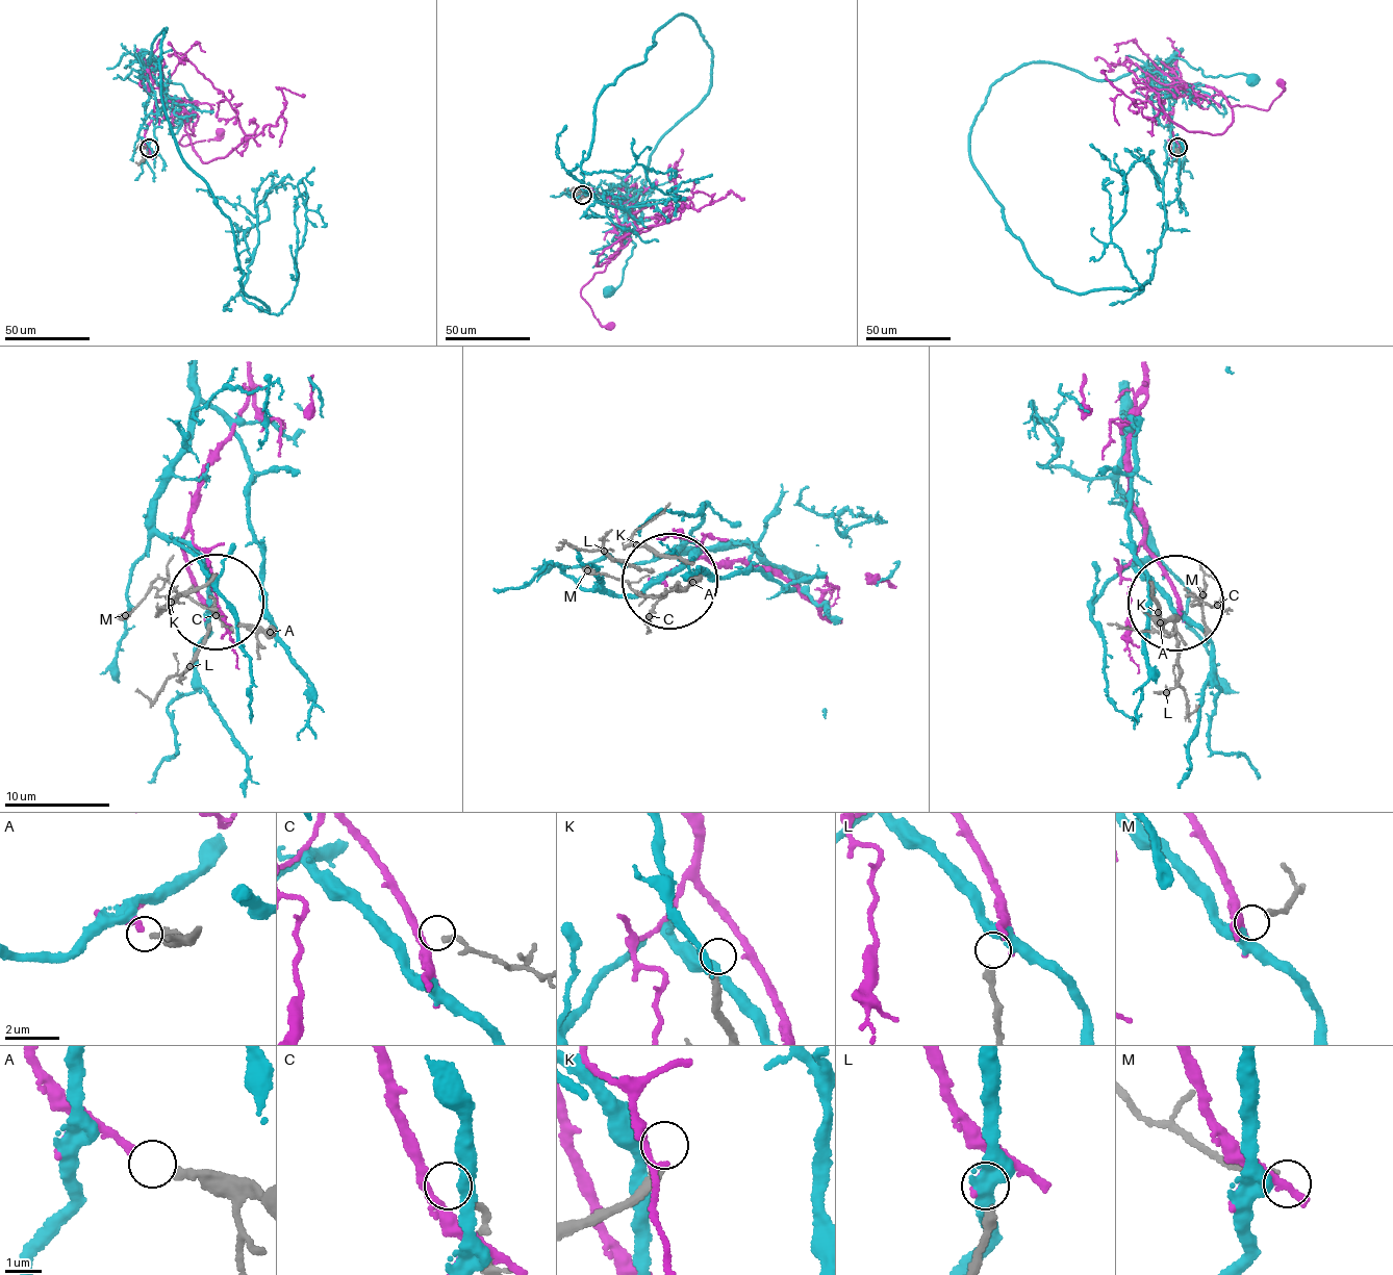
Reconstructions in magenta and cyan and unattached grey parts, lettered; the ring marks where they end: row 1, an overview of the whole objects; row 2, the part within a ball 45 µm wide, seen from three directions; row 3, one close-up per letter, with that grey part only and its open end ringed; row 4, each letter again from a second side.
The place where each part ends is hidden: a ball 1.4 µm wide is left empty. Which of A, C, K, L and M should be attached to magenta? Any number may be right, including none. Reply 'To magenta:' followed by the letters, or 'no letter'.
To magenta: A

